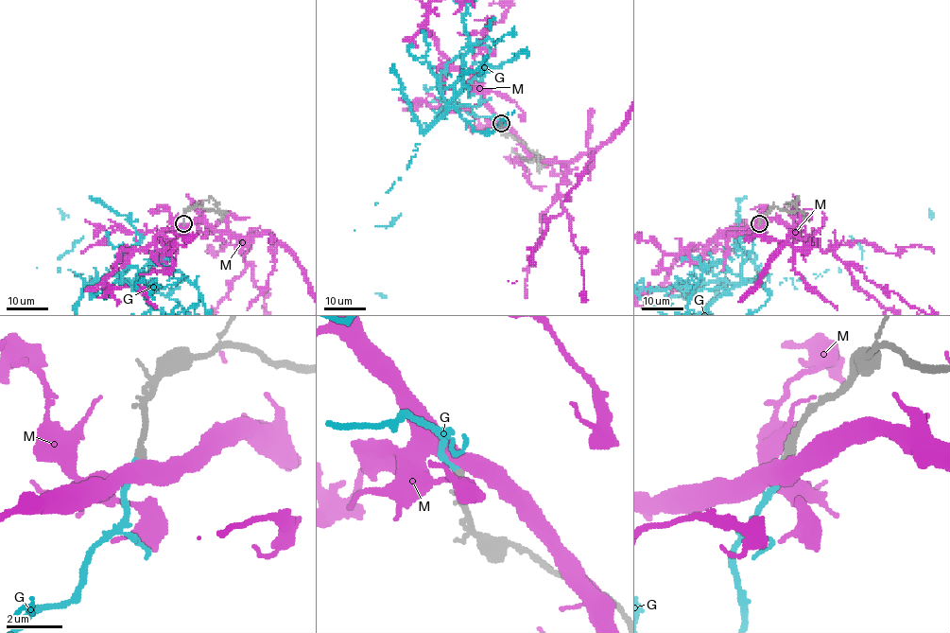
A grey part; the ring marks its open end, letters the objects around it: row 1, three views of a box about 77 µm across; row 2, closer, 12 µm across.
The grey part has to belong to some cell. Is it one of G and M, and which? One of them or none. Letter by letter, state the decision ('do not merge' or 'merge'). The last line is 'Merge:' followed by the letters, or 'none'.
G: merge
M: do not merge
Merge: G

